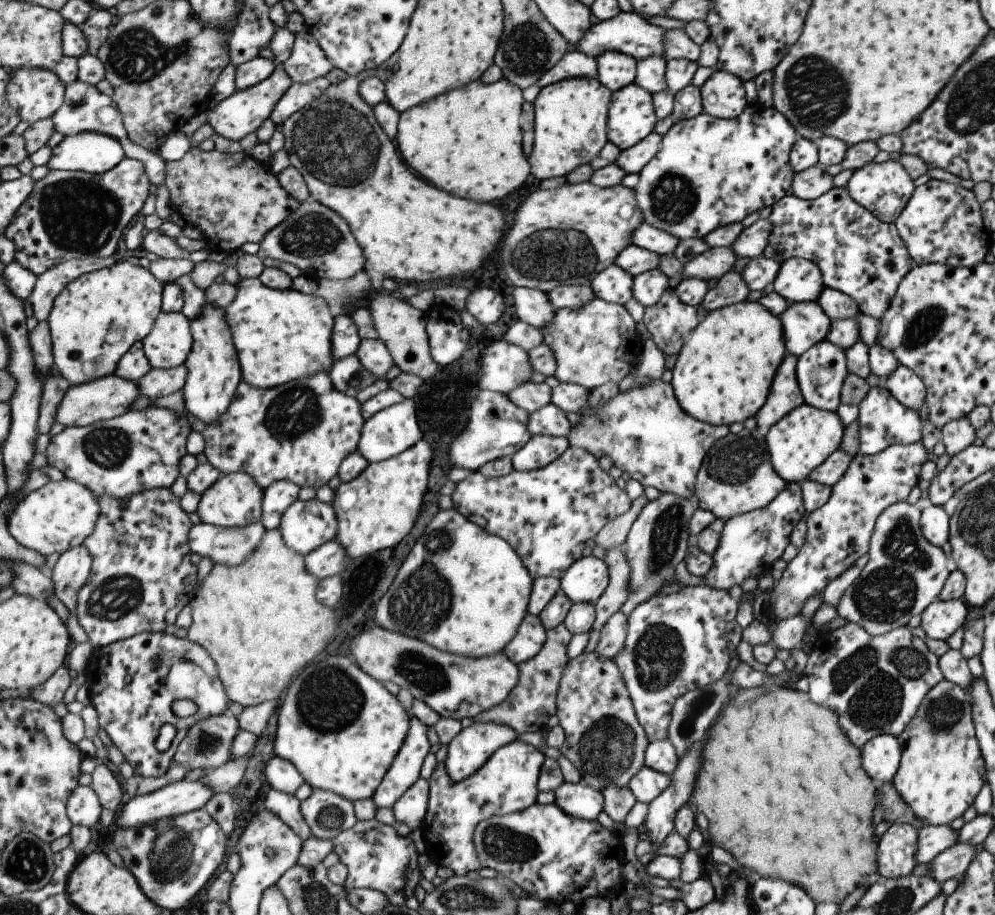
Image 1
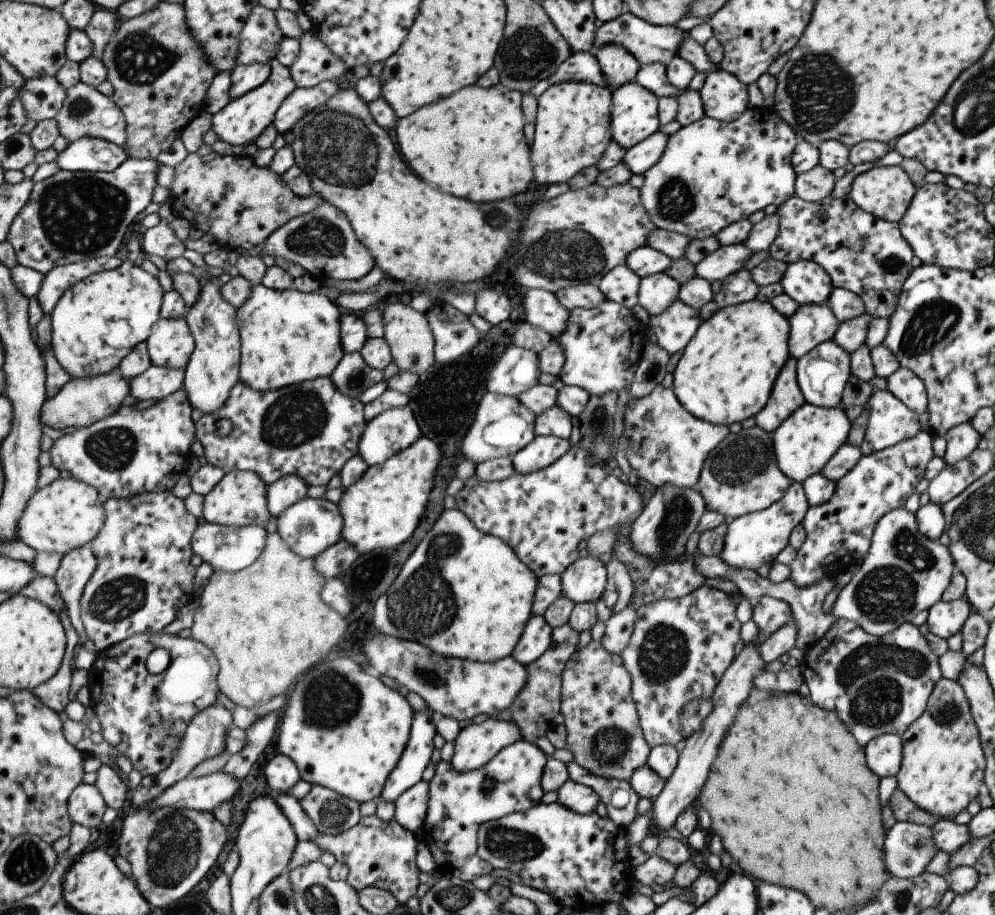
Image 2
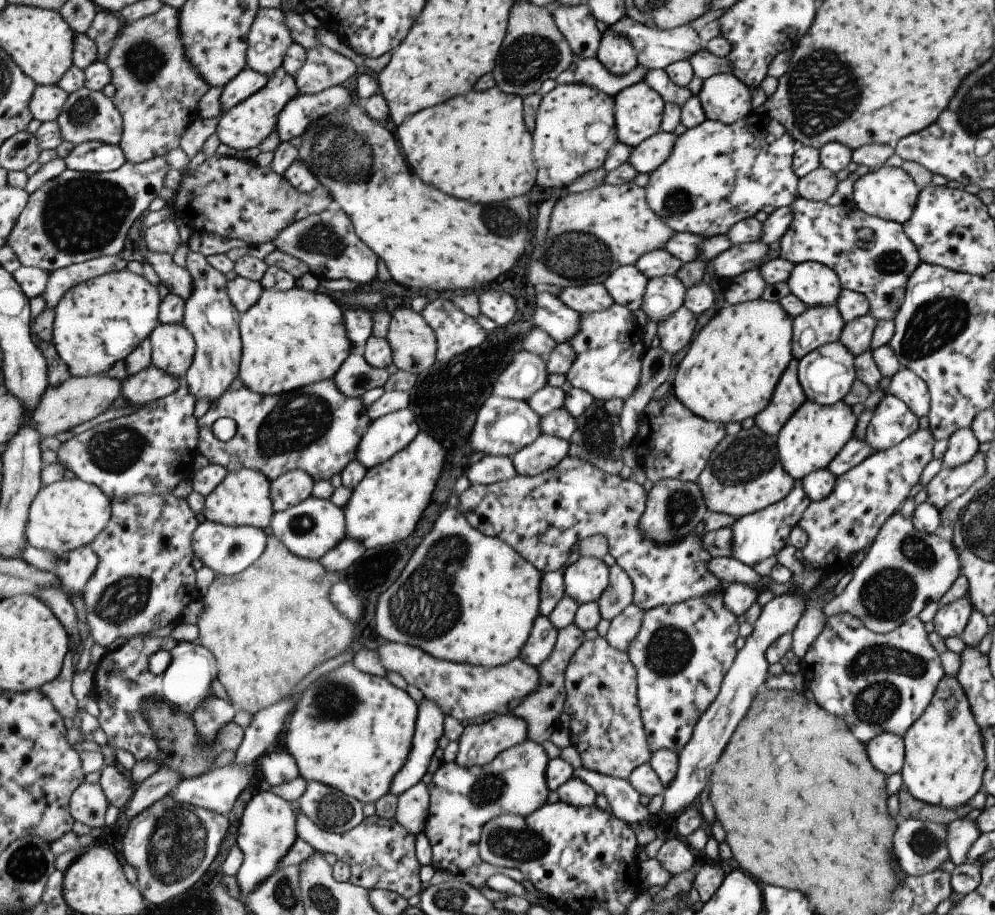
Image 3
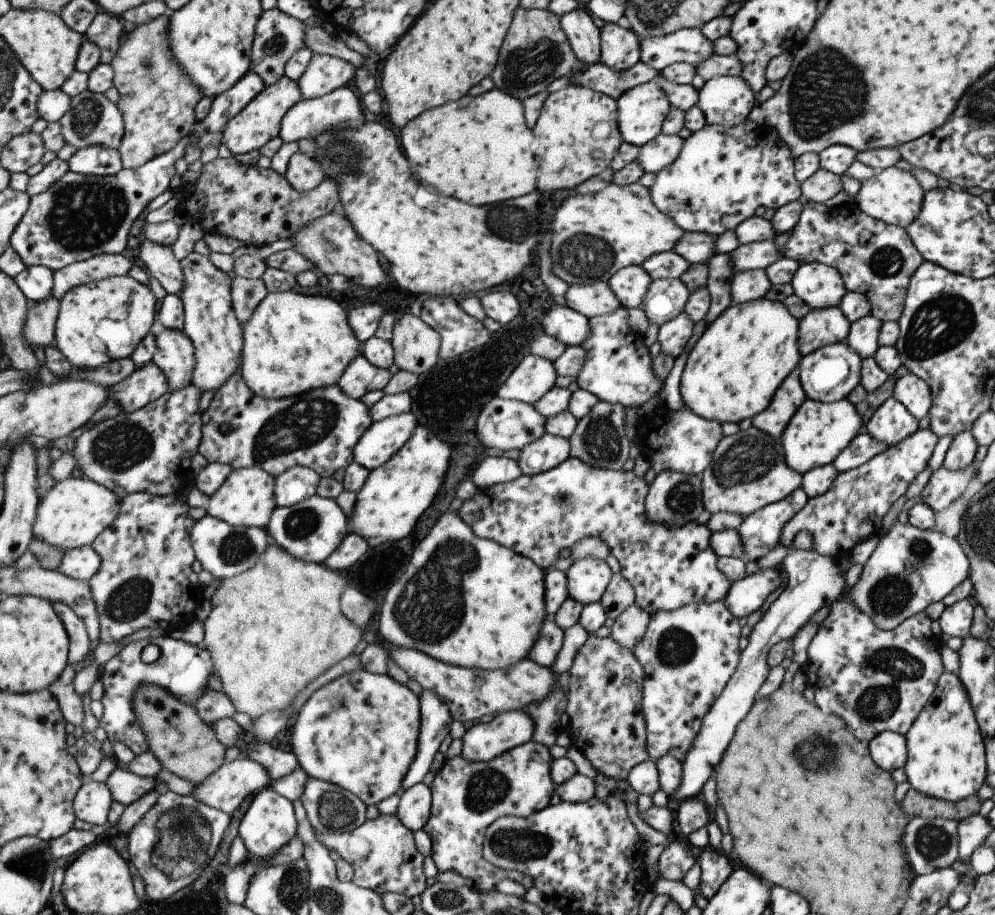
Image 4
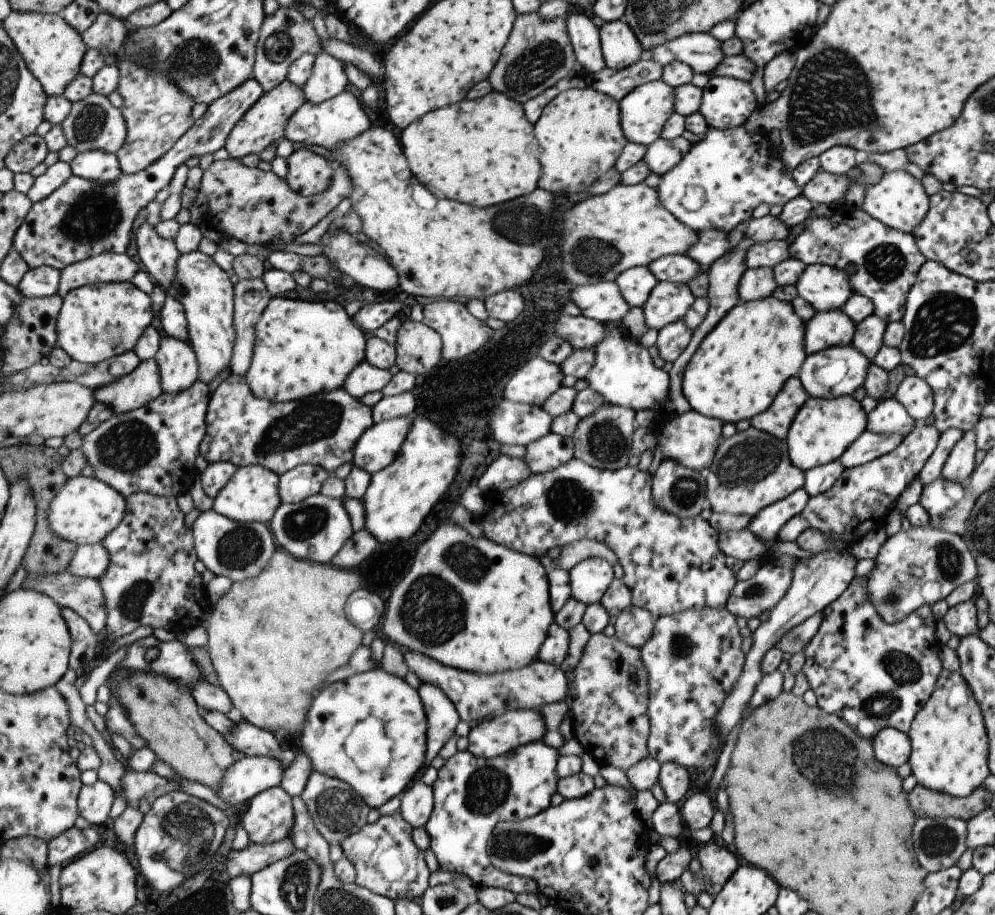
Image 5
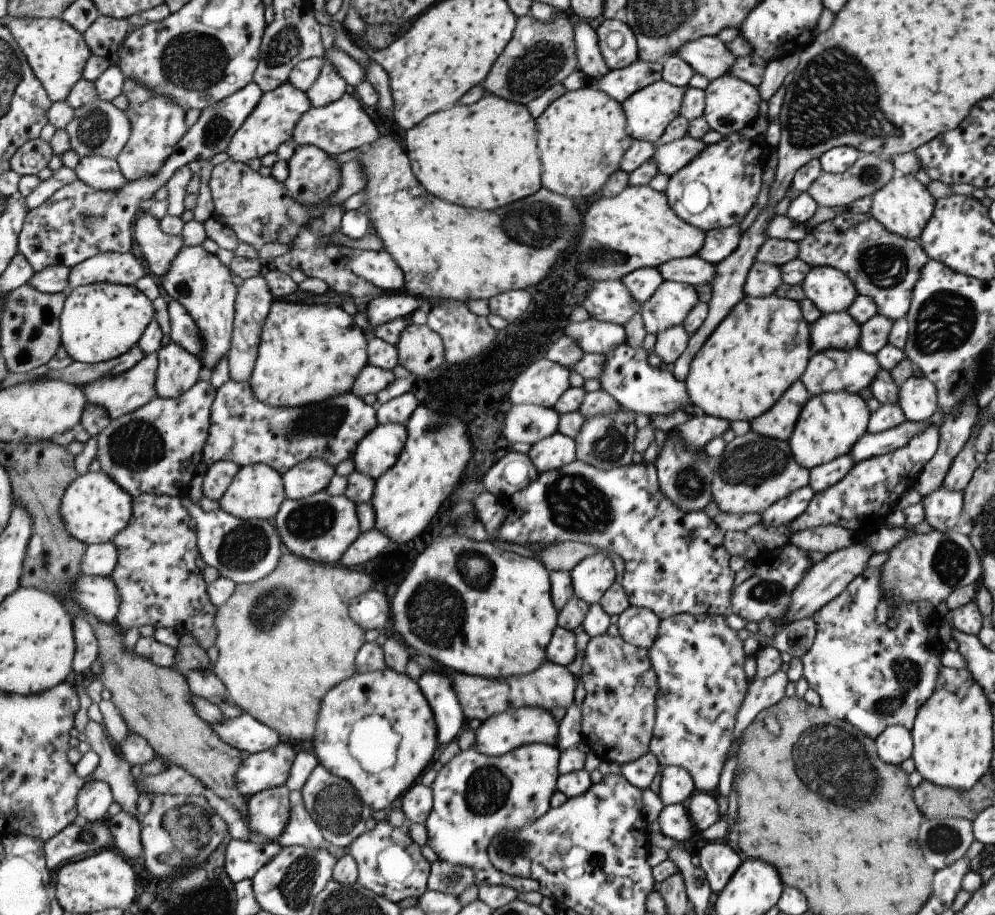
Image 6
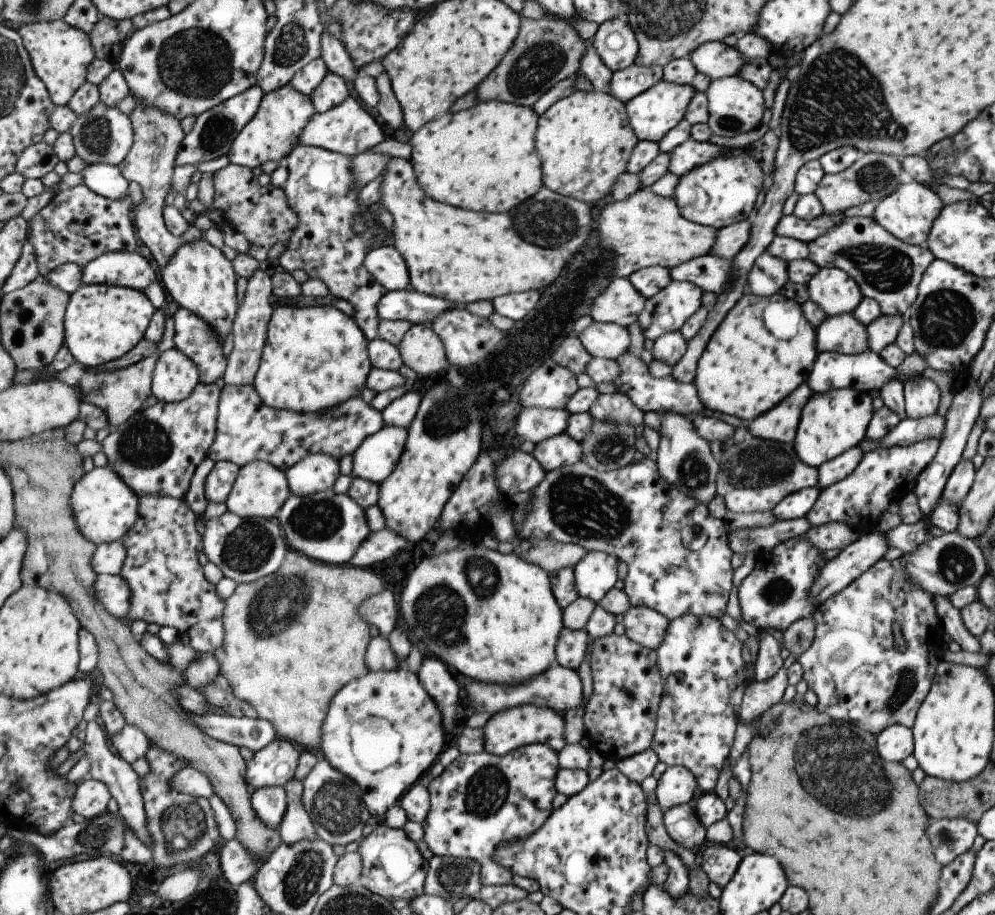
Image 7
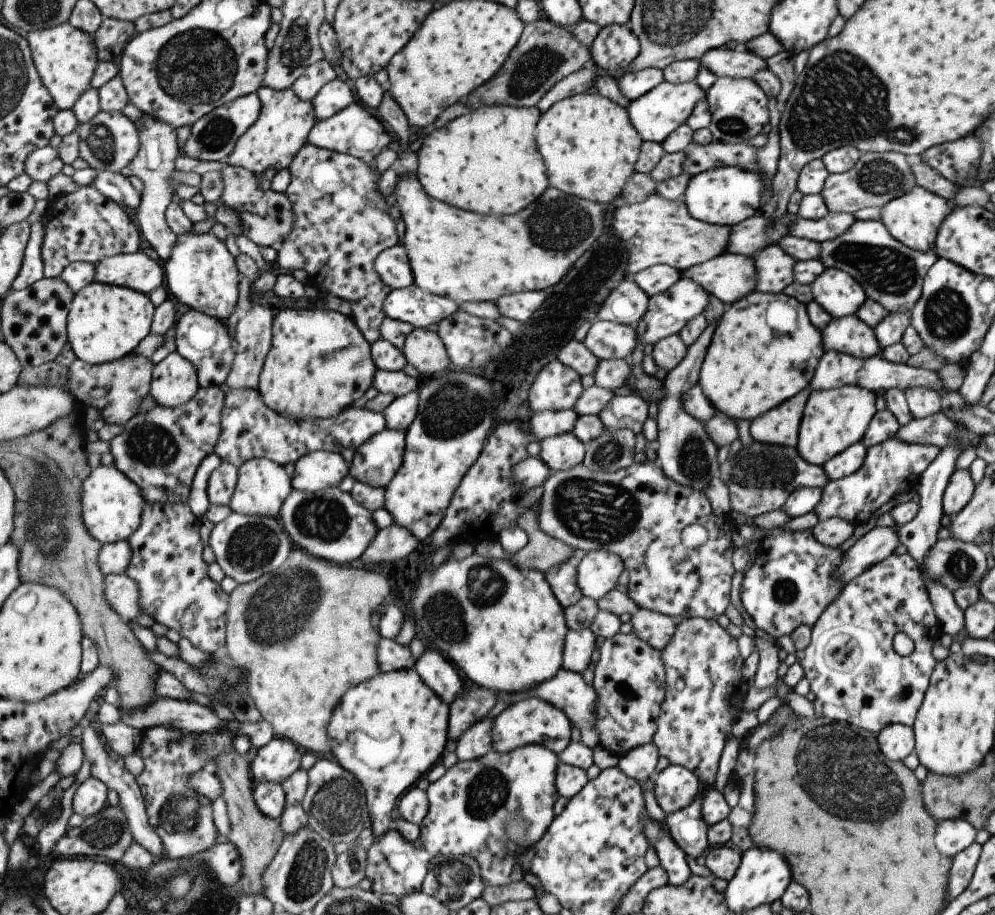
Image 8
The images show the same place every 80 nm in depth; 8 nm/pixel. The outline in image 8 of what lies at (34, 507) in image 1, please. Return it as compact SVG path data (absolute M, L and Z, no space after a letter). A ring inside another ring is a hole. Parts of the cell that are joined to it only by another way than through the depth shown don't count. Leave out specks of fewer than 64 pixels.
M115 464L99 466L84 481L81 496L81 518L89 534L103 546L128 540L141 527L144 518L144 492L128 475L123 474Z

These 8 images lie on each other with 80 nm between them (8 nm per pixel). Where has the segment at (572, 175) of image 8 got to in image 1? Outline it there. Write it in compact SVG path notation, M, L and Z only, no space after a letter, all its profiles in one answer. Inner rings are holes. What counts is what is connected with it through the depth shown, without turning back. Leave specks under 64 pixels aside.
M583 77L563 79L541 88L533 102L532 149L526 158L536 181L565 177L597 156L608 141L606 122L611 93L596 78Z

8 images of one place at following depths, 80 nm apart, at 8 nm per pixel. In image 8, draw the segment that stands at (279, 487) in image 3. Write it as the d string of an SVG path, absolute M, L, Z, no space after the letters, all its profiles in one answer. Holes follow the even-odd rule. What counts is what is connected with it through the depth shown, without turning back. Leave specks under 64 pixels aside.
M311 452L296 462L292 475L293 488L301 492L315 493L340 487L341 482L350 476L350 466L340 453Z

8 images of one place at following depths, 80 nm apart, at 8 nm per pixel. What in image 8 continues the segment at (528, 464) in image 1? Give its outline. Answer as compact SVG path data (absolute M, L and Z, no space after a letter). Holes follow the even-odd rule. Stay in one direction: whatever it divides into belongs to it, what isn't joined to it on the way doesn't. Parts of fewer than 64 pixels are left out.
M571 433L547 437L541 439L538 443L539 454L537 458L551 472L568 470L583 461L584 444L579 442Z

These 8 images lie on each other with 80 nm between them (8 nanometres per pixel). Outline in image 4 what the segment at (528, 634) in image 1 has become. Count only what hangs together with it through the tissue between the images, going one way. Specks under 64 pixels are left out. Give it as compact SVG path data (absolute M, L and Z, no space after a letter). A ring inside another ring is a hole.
M547 615L539 626L537 638L527 654L527 659L539 666L551 666L561 648L561 640L563 640L563 631L554 624L552 616Z

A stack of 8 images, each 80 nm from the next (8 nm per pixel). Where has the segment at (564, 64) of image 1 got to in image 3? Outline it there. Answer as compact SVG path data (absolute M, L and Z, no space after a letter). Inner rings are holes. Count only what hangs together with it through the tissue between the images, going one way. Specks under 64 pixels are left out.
M574 55L571 64L554 78L555 82L581 83L614 97L620 90L644 80L648 69L639 64L623 76L611 74L595 57L580 57Z

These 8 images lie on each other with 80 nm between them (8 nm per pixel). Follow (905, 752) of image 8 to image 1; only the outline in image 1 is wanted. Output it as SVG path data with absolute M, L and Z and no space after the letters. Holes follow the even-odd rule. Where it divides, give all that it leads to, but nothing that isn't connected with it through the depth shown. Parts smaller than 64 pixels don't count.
M880 734L860 748L861 766L879 788L891 782L900 761L900 742L890 734Z

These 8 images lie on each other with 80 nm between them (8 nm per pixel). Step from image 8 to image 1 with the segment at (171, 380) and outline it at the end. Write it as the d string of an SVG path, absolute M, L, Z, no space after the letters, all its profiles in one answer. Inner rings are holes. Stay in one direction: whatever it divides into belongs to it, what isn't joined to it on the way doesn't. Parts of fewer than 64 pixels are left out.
M162 311L152 333L141 344L152 368L172 369L186 364L194 342L188 315Z

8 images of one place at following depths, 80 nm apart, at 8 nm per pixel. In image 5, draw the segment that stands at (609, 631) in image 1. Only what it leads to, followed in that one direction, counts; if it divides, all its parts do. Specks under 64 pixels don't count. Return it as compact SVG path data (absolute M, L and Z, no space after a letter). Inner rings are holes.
M627 606L615 619L614 637L626 646L639 649L651 636L654 620L649 612L635 606Z

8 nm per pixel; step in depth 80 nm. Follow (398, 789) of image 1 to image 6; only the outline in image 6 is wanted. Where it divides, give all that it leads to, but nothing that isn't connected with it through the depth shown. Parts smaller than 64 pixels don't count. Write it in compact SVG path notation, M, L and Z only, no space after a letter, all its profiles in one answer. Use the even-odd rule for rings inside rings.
M427 670L419 676L417 684L435 715L437 746L447 745L457 738L465 721L449 678L443 672Z

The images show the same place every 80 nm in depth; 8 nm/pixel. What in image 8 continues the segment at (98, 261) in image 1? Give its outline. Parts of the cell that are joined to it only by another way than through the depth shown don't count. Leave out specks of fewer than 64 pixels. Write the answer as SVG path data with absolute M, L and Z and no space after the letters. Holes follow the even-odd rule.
M143 252L105 258L95 264L95 268L97 282L125 286L142 294L149 295L166 283L164 263L160 260L155 262Z

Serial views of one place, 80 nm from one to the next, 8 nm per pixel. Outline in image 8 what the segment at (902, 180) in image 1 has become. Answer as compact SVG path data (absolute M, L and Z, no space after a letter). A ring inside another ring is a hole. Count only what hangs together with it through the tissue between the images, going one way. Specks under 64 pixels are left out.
M916 185L913 186L913 190L909 188L903 194L898 195L897 198L893 198L891 202L881 206L879 220L885 226L885 230L889 232L889 235L892 235L901 244L911 248L911 250L927 252L927 250L933 250L937 228L943 222L943 218L955 206L951 200L940 198Z

